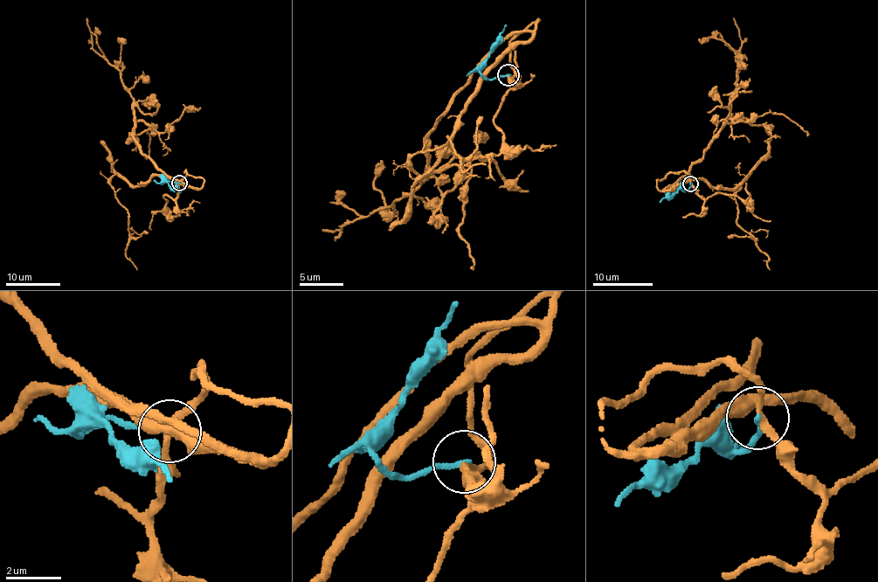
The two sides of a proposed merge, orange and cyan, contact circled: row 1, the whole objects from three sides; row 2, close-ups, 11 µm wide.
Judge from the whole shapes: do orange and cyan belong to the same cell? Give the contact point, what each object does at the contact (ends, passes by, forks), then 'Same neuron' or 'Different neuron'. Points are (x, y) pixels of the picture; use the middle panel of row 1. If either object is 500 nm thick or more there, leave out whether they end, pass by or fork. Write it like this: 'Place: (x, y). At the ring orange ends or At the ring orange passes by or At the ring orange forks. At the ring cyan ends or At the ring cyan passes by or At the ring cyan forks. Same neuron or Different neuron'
Place: (508, 74). At the ring orange passes by. At the ring cyan ends. Different neuron

